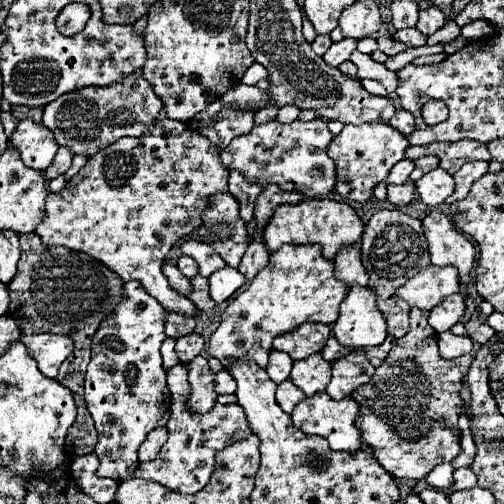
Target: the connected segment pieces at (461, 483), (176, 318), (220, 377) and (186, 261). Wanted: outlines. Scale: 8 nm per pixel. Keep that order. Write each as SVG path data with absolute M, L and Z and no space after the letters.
M459 468L455 470L455 478L453 478L453 486L449 492L457 492L457 490L465 490L465 488L473 488L477 484L477 478L473 474L471 468Z
M169 312L169 314L167 314L167 324L165 324L165 334L167 334L169 338L181 338L181 336L193 334L195 324L197 324L197 322L191 320L191 318L185 318L185 316L179 316L179 314Z
M227 370L215 374L215 390L219 394L235 394L235 382Z
M181 256L181 258L177 260L177 266L179 266L179 270L181 270L187 278L193 278L193 276L197 274L197 262L195 262L193 258L189 258L189 256Z

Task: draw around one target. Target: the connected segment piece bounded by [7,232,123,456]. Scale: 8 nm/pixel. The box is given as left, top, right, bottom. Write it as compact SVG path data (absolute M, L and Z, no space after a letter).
M35 232L23 234L19 240L21 258L17 274L9 284L11 304L7 316L11 316L17 322L23 334L51 332L73 338L73 366L61 366L57 382L69 388L77 402L77 418L73 426L67 430L65 448L71 456L83 456L95 450L99 438L91 414L83 404L83 378L91 356L91 336L97 332L101 320L107 318L107 314L111 314L117 302L121 300L123 282L107 266L101 266L101 262L93 260L87 254L79 254L63 246L45 246Z

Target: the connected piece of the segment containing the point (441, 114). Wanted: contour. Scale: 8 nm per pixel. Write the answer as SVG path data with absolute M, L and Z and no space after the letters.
M433 100L433 102L427 102L427 104L423 106L421 114L423 114L423 120L425 120L427 124L436 125L443 122L443 120L447 120L447 106L445 106L443 102Z

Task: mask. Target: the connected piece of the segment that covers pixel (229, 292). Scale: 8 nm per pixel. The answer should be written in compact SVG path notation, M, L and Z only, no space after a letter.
M221 268L215 274L209 276L209 296L217 302L223 304L225 300L229 300L243 284L245 284L245 276L237 270L237 268Z

